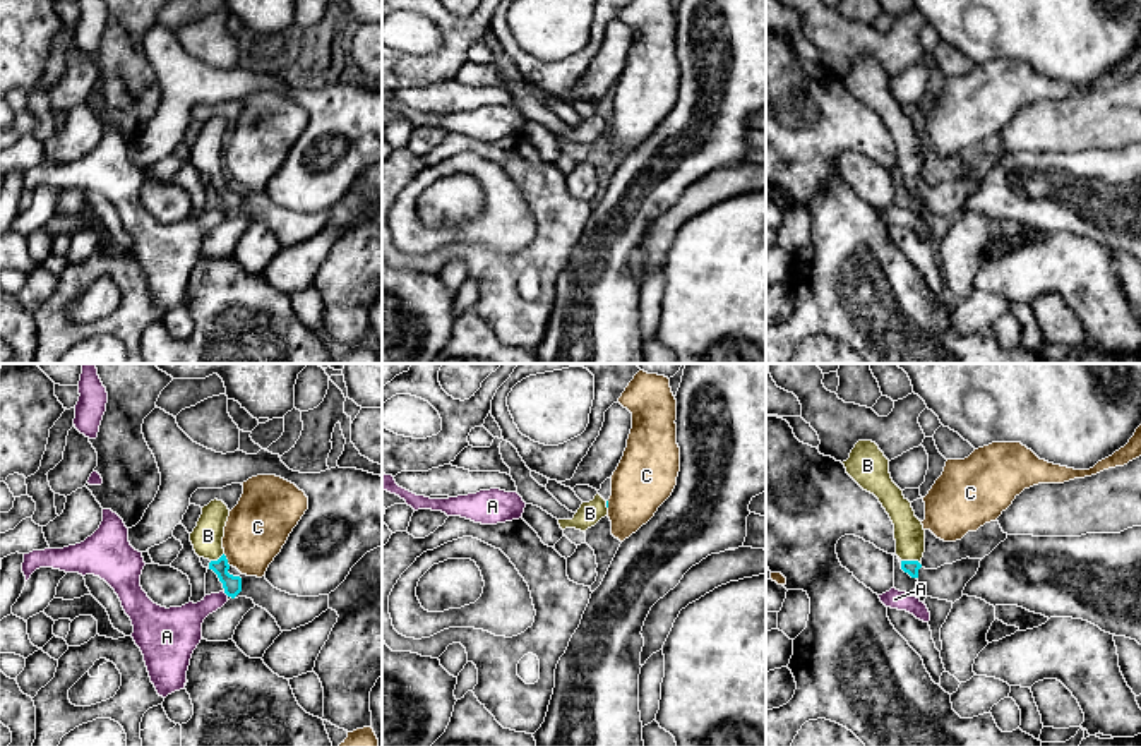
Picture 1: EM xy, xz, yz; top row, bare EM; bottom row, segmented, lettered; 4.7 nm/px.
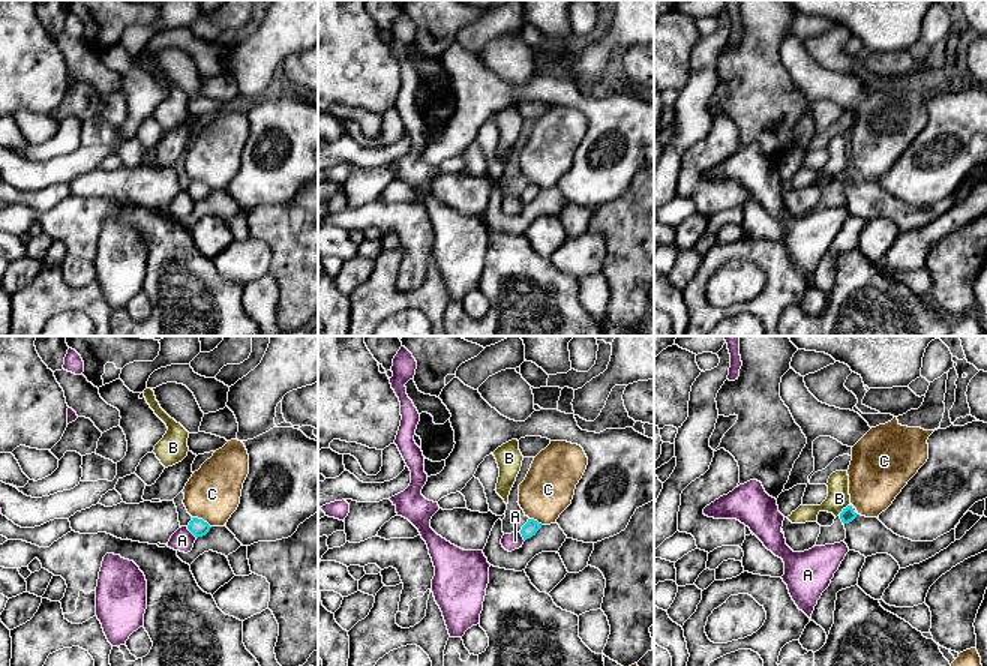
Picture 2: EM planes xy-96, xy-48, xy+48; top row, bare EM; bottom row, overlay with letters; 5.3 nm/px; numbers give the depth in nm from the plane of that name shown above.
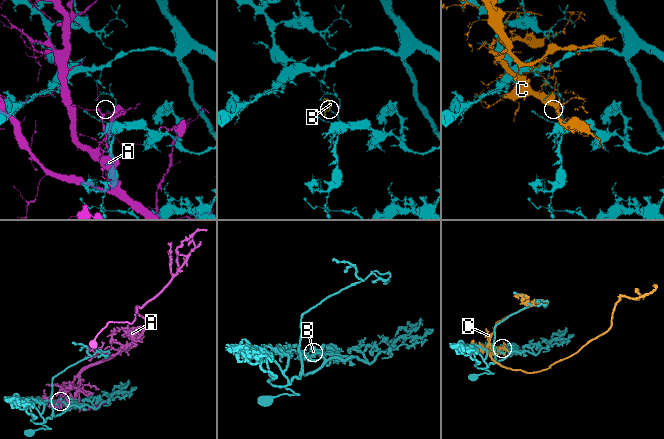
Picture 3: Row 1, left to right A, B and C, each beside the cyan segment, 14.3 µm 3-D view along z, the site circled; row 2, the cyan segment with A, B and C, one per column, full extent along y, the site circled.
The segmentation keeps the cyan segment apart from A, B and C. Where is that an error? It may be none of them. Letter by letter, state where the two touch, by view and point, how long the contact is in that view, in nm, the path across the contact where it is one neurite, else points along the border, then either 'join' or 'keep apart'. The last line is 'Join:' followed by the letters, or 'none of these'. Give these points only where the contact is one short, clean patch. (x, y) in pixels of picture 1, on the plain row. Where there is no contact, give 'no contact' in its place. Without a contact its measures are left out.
A: meets cyan in xy at (227, 210); contact 40 nm long; keep apart
B: meets cyan in yz at (912, 177); contact 100 nm long; runs through yz (912, 184), (912, 177), (908, 148); join
C: meets cyan in xy at (227, 175); contact 70 nm long; keep apart
Join: B

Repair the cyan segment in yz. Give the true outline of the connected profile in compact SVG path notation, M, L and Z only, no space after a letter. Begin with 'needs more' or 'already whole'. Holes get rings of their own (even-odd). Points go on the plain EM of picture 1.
needs more; M858 57L843 81L863 106L879 115L894 141L896 171L901 175L901 185L911 194L918 194L925 168L925 146L915 132L911 118L893 98L889 75L875 58Z

